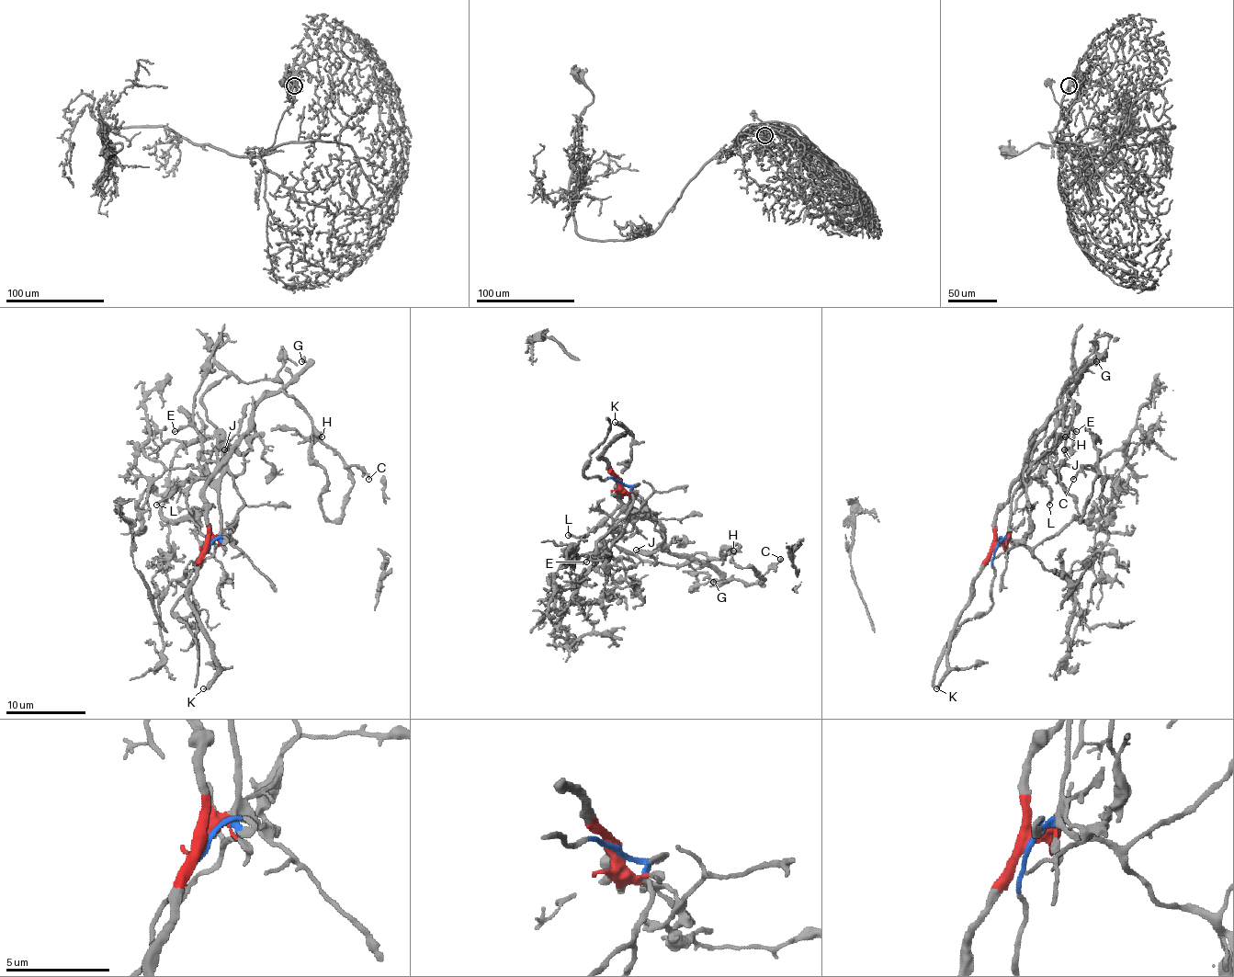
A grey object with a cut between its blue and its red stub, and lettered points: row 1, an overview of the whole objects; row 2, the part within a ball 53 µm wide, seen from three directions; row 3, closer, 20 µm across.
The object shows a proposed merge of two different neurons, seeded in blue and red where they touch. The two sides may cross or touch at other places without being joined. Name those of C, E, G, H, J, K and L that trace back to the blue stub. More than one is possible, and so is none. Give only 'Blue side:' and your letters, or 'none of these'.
Blue side: none of these

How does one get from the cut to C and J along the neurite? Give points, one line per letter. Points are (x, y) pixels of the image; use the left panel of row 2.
C: (208, 549), (204, 487), (266, 397), (288, 393), (310, 417), (331, 521), (351, 469), (369, 479)
J: (208, 549), (208, 513), (204, 487), (232, 445), (247, 429), (252, 409), (252, 445), (243, 453), (223, 449)

